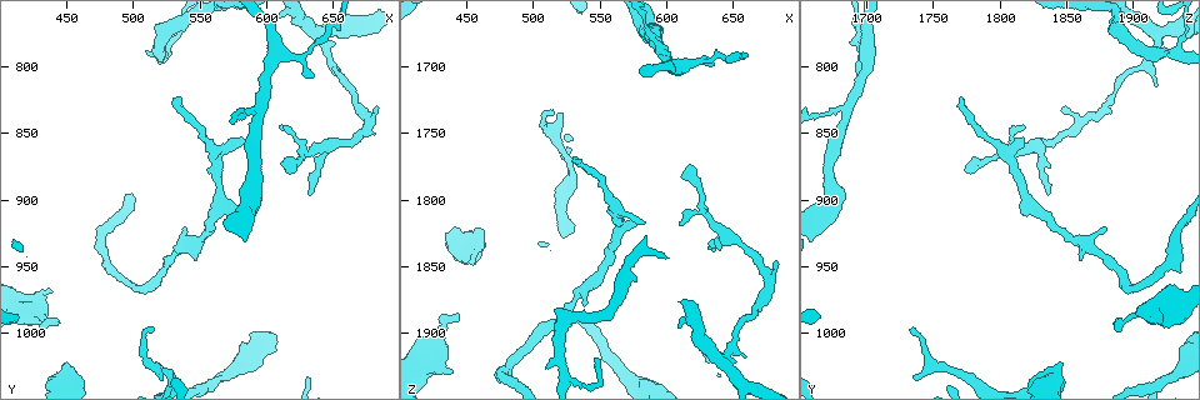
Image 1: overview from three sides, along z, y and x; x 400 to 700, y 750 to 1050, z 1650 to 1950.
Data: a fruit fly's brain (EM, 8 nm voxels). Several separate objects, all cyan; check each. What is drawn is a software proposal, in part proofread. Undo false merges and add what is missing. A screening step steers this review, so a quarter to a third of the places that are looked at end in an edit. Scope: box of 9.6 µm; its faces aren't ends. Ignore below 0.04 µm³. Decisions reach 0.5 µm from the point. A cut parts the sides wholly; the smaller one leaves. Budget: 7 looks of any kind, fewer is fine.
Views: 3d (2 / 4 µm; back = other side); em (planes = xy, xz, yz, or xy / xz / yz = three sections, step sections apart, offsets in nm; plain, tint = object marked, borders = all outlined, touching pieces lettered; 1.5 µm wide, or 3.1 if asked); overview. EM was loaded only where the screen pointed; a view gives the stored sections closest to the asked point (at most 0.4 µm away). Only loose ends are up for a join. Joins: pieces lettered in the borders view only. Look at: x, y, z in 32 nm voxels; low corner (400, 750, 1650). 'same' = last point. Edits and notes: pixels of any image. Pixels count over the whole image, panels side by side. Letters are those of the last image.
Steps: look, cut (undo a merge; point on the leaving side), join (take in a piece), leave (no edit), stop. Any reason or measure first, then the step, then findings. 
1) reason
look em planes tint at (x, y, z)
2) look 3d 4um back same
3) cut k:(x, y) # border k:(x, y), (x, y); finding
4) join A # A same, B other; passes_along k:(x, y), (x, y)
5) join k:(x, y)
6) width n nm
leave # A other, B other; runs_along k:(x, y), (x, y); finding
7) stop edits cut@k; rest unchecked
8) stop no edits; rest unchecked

an open end
look em planes borders at (442, 990, 1892)

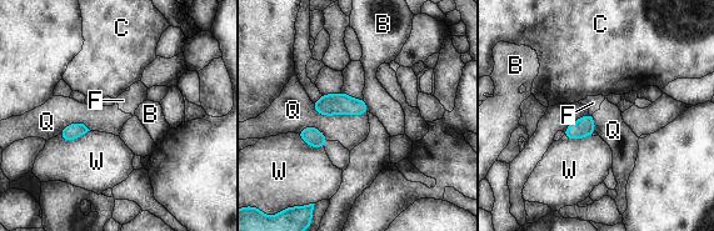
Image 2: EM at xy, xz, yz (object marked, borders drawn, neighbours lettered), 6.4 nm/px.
width 140 nm
leave # B other, C other, F other, Q other, W other; no lettered piece goes on from it

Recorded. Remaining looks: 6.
thin end
look em planes borders at (532, 824, 1772)

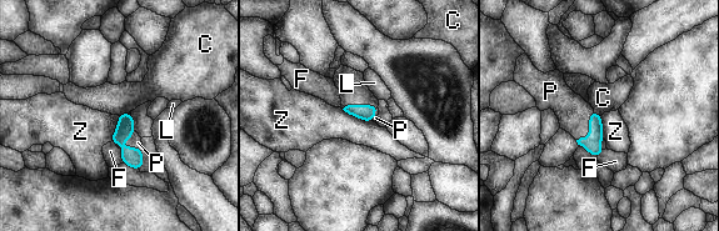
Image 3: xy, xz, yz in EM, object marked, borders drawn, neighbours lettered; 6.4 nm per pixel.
width 100 nm
join P # C other, F other, L other, P same, Z other; passes_along 3:(133, 157), (125, 140), (135, 141); the neuron continues

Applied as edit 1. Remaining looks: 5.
redraw
look overview

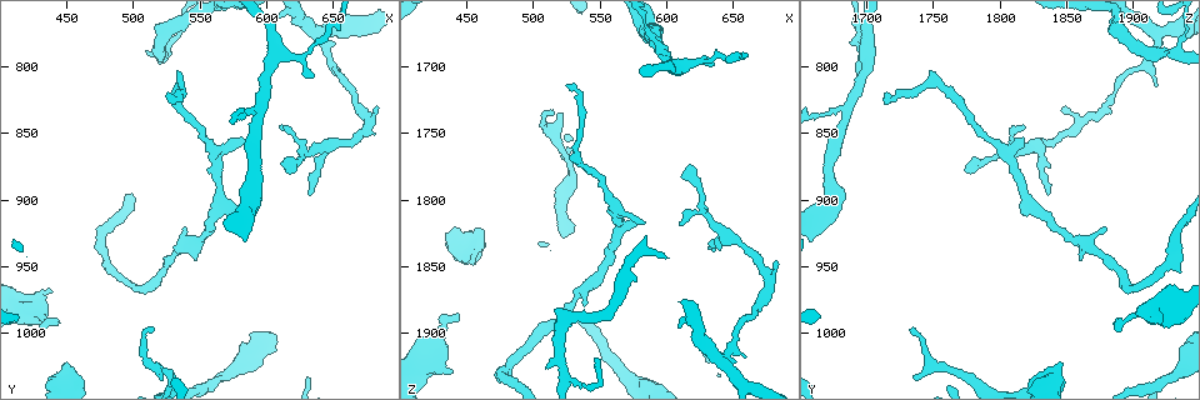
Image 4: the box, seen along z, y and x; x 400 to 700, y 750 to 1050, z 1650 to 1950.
sudden change in width
look em planes tint at (632, 864, 1814)

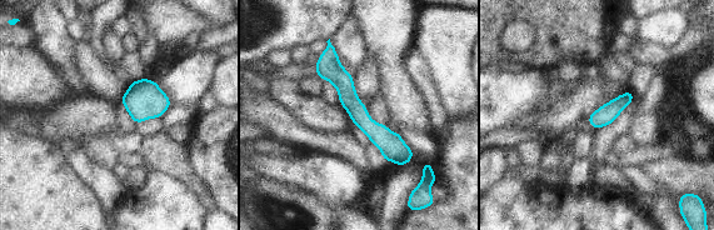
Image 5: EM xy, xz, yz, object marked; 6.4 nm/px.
look em planes borders same

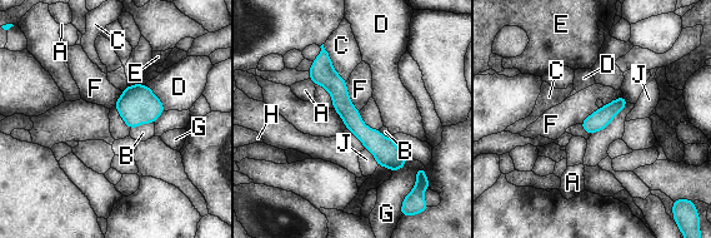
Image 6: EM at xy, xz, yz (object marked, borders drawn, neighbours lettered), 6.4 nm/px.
leave # A other, B other, C other, D other, E other, F other, G other, H other, J other; one neuron here

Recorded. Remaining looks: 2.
stop edits join@3; rest unchecked

